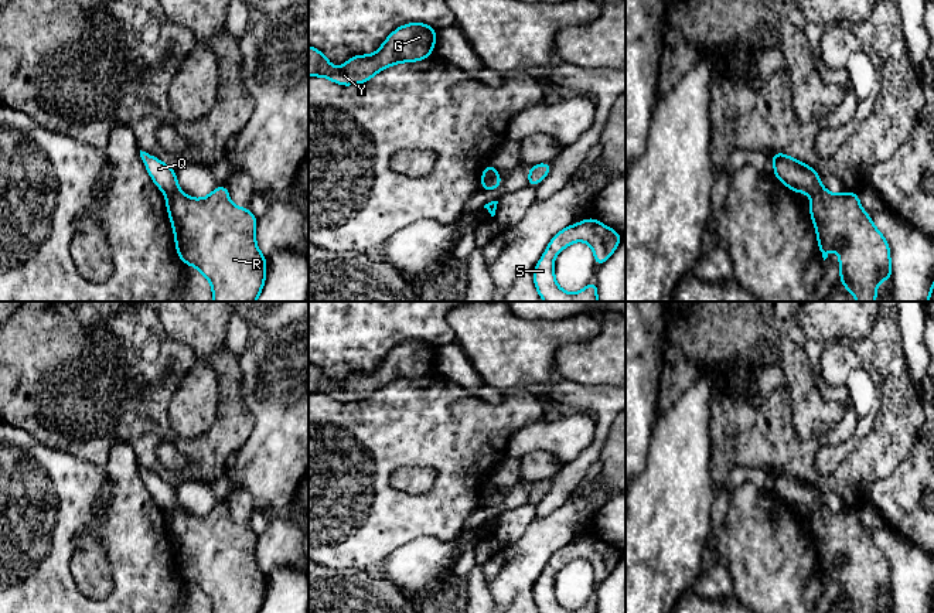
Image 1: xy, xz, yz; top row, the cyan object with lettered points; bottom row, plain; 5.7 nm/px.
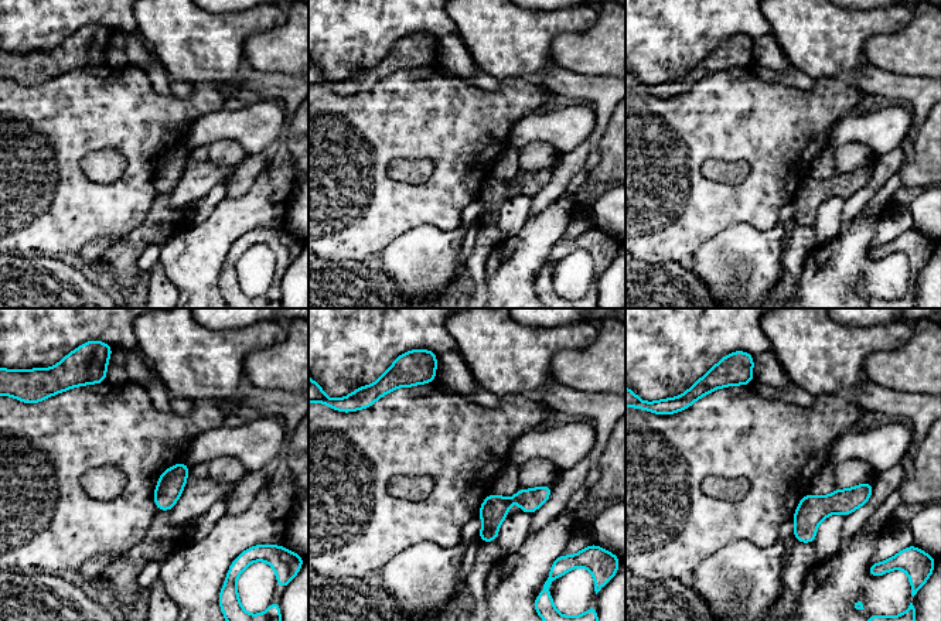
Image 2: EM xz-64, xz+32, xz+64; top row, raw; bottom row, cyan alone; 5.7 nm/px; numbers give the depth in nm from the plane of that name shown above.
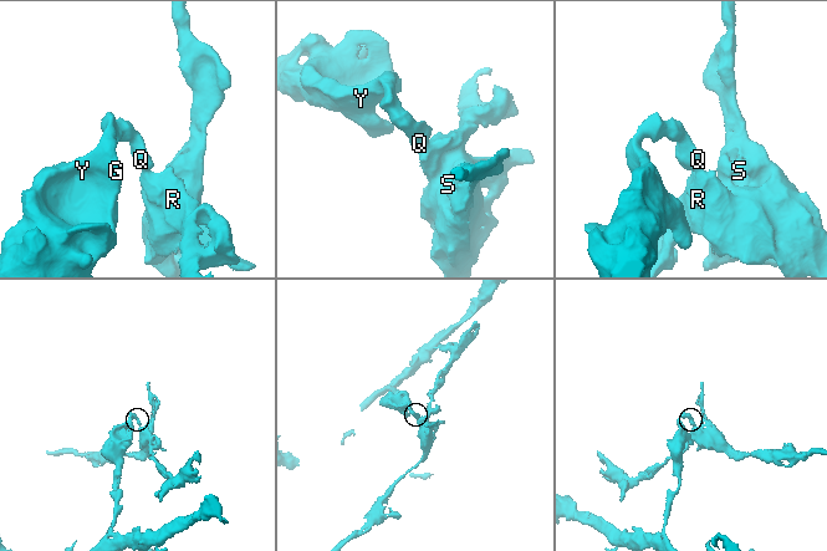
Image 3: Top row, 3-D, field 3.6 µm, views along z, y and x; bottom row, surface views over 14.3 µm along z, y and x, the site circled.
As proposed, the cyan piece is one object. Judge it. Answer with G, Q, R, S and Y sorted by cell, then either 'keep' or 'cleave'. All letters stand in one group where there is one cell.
groups G Q Y / R S; cleave

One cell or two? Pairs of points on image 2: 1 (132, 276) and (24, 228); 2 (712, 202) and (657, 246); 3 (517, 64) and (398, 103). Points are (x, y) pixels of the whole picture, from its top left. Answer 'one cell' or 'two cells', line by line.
1: two cells
2: one cell
3: two cells

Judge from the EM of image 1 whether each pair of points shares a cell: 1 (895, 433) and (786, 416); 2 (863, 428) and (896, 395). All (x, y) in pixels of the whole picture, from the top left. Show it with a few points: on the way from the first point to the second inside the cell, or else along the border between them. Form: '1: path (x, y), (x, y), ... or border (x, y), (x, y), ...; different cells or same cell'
1: path (861, 467), (848, 480), (820, 480), (790, 450); same cell
2: border (876, 412), (873, 426), (858, 443); different cells

